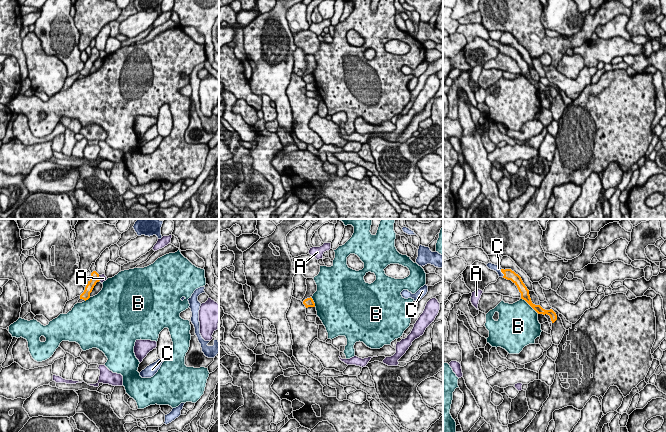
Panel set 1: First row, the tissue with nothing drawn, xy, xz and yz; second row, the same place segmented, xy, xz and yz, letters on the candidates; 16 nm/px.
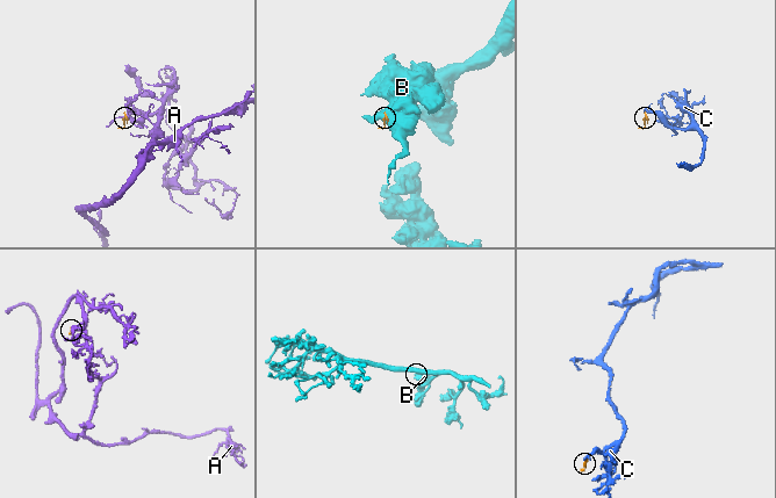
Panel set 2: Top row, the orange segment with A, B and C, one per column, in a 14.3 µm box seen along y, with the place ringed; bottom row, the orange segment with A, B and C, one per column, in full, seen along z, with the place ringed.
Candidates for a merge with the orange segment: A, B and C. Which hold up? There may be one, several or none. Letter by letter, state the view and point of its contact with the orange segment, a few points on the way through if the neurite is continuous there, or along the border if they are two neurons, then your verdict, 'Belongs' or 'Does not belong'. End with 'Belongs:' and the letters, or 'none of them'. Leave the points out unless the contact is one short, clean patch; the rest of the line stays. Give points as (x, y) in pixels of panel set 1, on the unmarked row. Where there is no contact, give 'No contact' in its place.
A: Touches orange at xy (99, 54). Boundary: xy (98, 51), (100, 56). Does not belong
B: Touches orange at yz (529, 80). Does not belong
C: Touches orange at yz (501, 47). Path across: yz (508, 49), (501, 47), (497, 44). Belongs
Belongs: C

